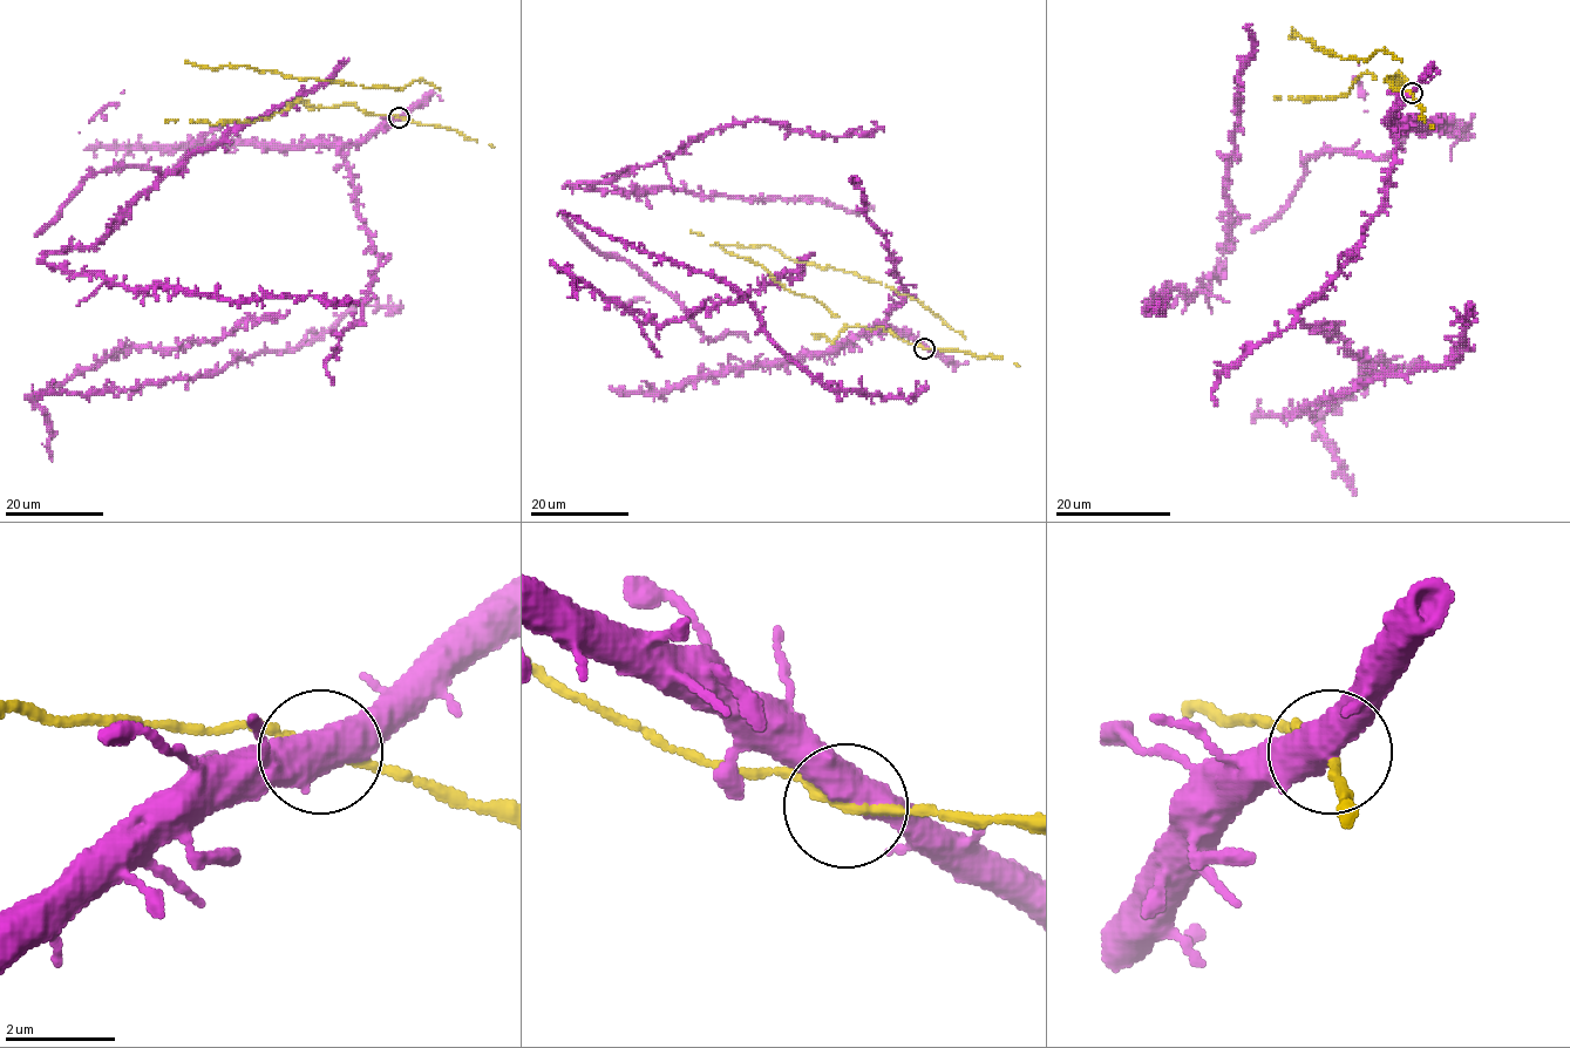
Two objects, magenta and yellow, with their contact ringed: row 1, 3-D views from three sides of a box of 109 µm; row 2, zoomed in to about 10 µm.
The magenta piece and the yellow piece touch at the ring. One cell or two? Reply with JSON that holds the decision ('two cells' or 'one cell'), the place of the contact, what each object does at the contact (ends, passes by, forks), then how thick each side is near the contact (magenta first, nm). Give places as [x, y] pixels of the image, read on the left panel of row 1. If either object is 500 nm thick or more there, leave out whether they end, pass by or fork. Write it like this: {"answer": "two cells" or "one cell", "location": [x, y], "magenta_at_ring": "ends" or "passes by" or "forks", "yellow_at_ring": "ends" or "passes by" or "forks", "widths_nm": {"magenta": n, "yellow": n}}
{"answer": "two cells", "location": [399, 117], "widths_nm": {"magenta": 550, "yellow": 170}}

